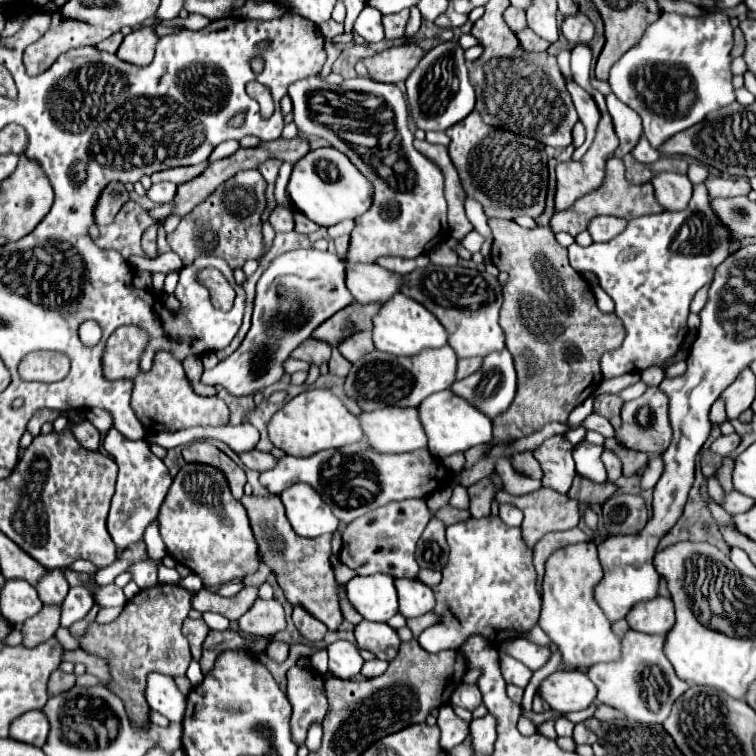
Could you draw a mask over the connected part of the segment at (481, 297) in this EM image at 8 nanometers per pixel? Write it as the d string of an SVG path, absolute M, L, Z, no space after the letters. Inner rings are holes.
M427 265L425 269L415 269L403 277L401 293L425 305L449 331L449 345L455 349L457 357L477 357L501 351L505 347L505 335L497 323L499 309L503 303L501 283L495 277L483 275L477 269L465 267L439 267Z

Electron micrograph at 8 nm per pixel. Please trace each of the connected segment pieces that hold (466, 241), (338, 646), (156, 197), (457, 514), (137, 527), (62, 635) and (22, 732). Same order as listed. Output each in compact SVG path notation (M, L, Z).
M471 231L471 233L467 233L467 235L463 237L463 241L461 241L461 245L463 245L467 251L471 251L471 253L477 253L477 251L481 251L483 243L485 243L485 237L483 237L483 235L479 235L477 231Z
M335 641L327 647L329 653L329 669L335 673L339 679L353 679L359 675L363 659L359 655L357 645L349 641Z
M157 183L147 191L147 197L155 203L169 203L169 201L173 201L175 193L177 193L175 183Z
M445 505L445 507L441 507L439 511L435 511L433 517L435 517L435 519L441 519L441 521L445 523L445 527L449 527L449 525L453 525L453 523L459 523L459 521L469 519L471 515L469 515L469 511L459 511L459 509L455 509L455 507Z
M109 429L103 439L103 447L119 465L117 491L113 495L109 517L107 517L107 529L109 529L109 535L113 537L113 543L117 545L117 559L119 559L129 545L143 541L145 529L149 527L149 523L157 519L159 507L171 487L171 475L165 463L159 457L155 457L149 445L141 439L131 441L131 439L125 439L119 431Z
M59 627L59 629L57 629L57 633L55 633L55 639L63 645L63 649L75 649L75 639L71 637L69 629Z
M41 709L17 717L11 723L11 731L9 731L9 737L35 747L43 747L47 735L49 735L49 721L45 719L45 713Z

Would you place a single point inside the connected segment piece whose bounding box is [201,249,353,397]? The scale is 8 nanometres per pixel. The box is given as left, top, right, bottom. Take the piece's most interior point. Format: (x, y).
(301, 289)

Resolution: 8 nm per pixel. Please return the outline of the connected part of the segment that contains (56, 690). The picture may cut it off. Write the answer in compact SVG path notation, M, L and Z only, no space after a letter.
M53 671L51 677L49 677L49 685L47 685L47 695L53 697L53 695L61 695L65 691L69 691L71 687L75 685L75 675L67 675L63 671Z

